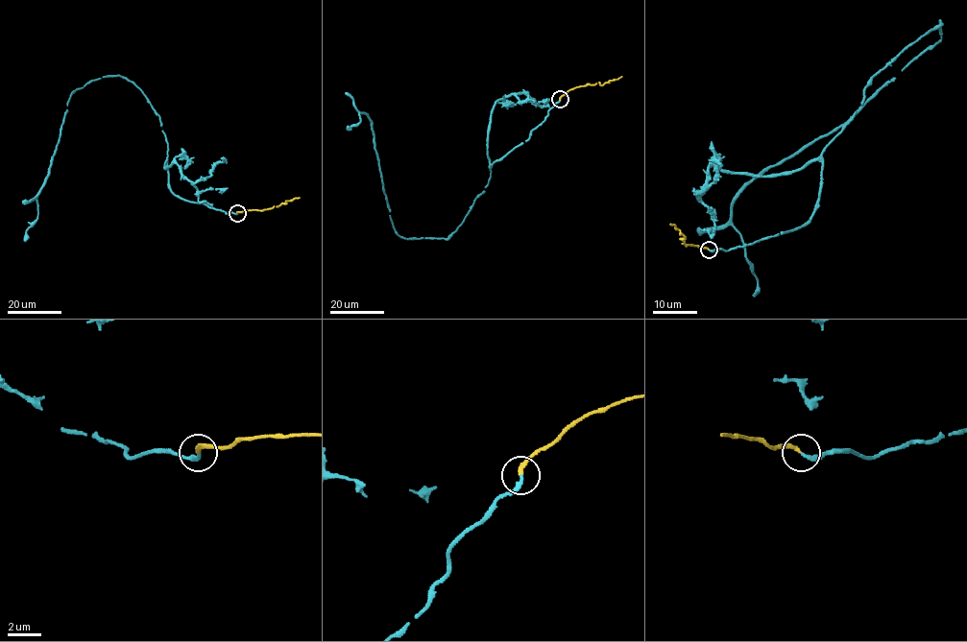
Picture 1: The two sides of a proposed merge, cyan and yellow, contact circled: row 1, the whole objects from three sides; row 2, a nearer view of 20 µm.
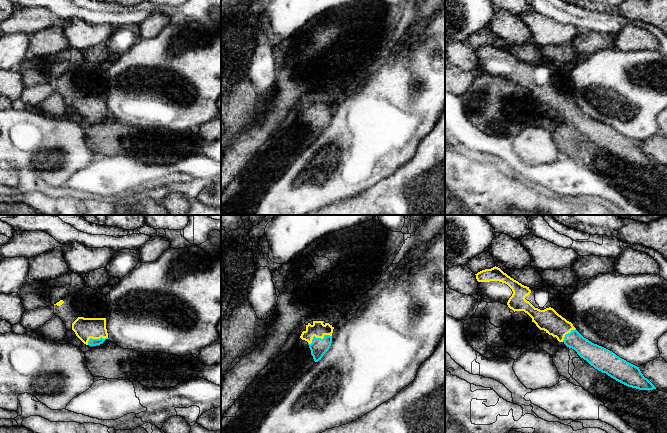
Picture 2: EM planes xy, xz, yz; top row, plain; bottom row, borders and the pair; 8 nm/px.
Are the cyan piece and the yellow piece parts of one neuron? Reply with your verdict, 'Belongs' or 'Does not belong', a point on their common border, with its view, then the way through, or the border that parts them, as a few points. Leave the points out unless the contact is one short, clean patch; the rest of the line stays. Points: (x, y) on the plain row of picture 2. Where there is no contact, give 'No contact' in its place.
Belongs. Touches cyan at xz (318, 114). Path across: xz (318, 123), (318, 114), (318, 105)

